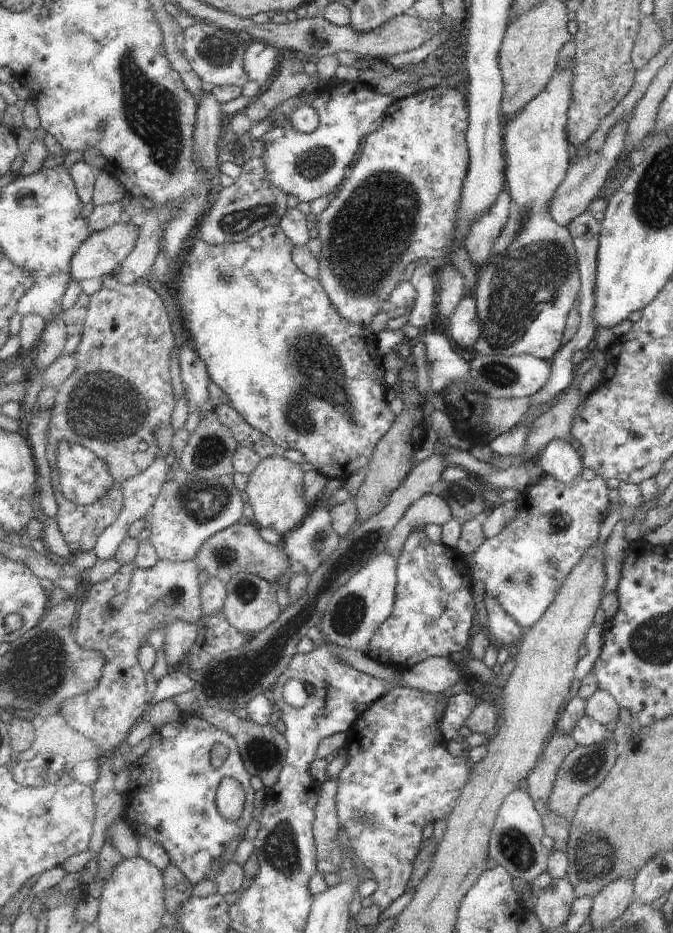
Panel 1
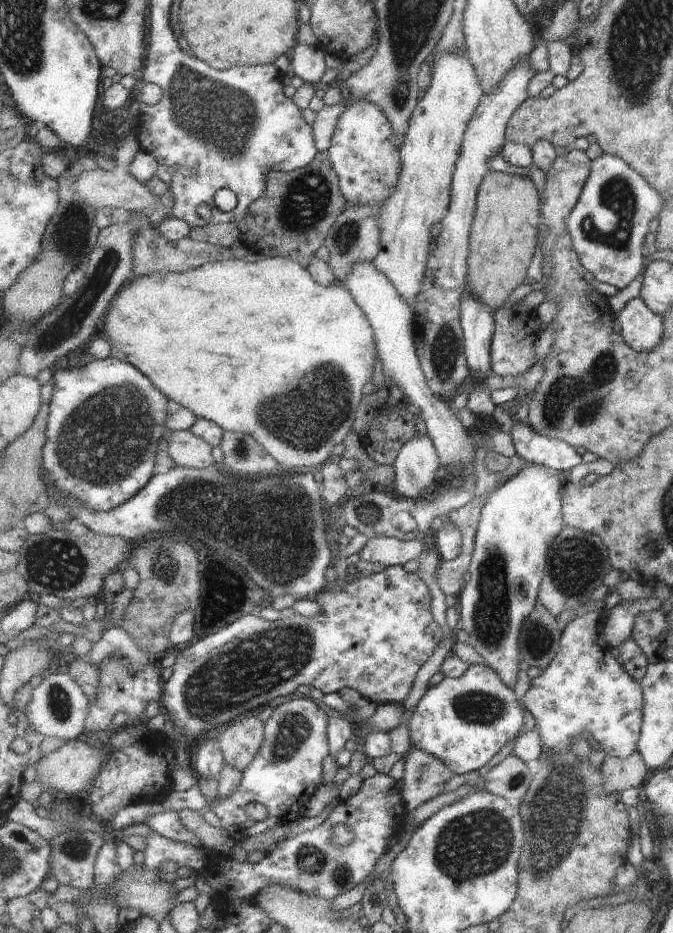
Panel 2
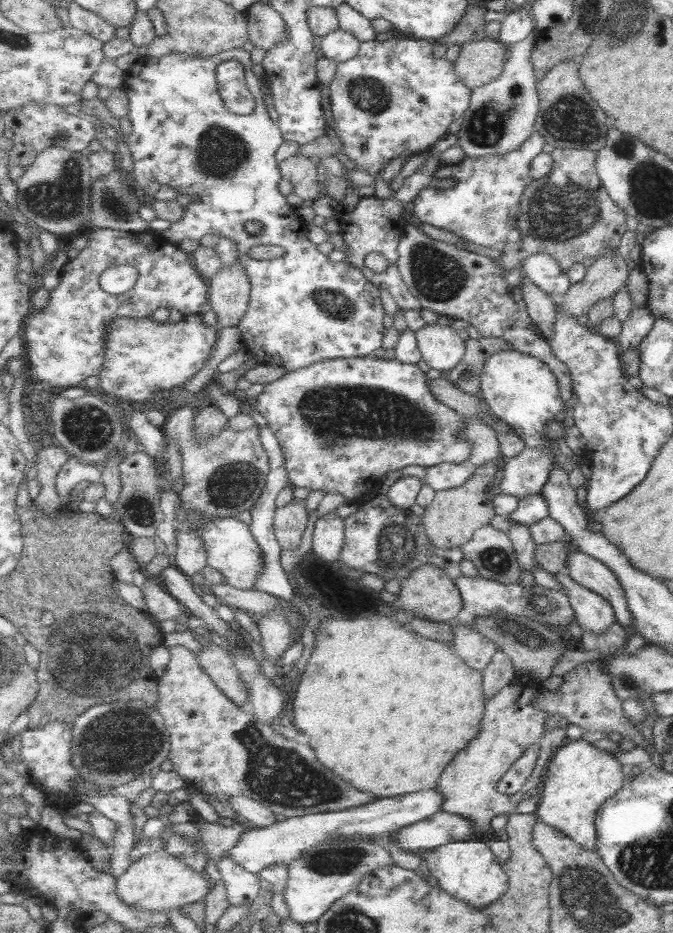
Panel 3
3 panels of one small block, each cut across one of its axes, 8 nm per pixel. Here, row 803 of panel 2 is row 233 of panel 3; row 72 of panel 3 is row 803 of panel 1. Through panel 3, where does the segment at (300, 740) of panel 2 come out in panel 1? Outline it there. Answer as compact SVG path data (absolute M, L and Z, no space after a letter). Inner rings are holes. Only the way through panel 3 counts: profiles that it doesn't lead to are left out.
M197 714L181 715L178 721L165 723L156 728L151 736L152 739L145 754L137 758L130 770L131 781L129 789L125 792L127 805L122 816L130 824L137 838L151 837L164 846L170 854L172 864L194 885L205 878L213 880L226 868L225 863L215 868L215 862L225 858L229 844L235 842L237 838L242 838L253 822L255 790L251 786L252 774L246 769L242 751L235 738ZM219 745L227 747L227 758L220 767L214 768L211 764L211 752ZM225 777L238 780L246 793L244 810L236 822L229 822L221 811L215 808L217 788Z

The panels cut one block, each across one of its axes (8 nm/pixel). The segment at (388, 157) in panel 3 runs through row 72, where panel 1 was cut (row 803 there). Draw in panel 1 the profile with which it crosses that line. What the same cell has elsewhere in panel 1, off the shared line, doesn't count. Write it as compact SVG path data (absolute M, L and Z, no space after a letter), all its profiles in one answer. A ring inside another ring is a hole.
M397 687L385 695L371 698L370 707L358 713L355 724L346 734L345 750L349 758L337 776L338 819L342 828L348 832L354 854L374 874L378 886L371 897L373 904L380 907L380 912L407 892L406 888L414 873L414 862L423 849L425 826L447 820L453 814L463 789L474 776L474 765L465 755L453 756L447 750L447 741L441 732L441 716L451 694L451 687L442 694Z

